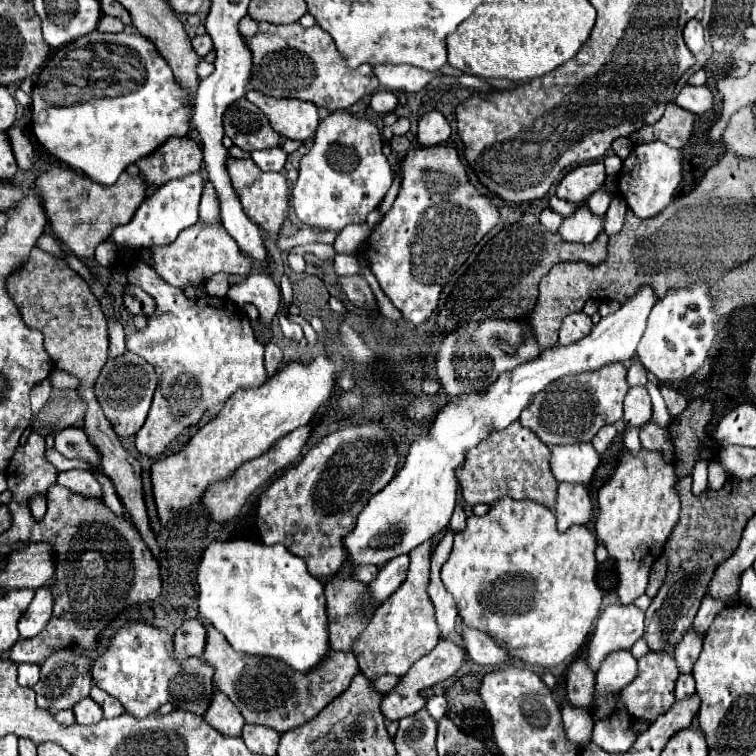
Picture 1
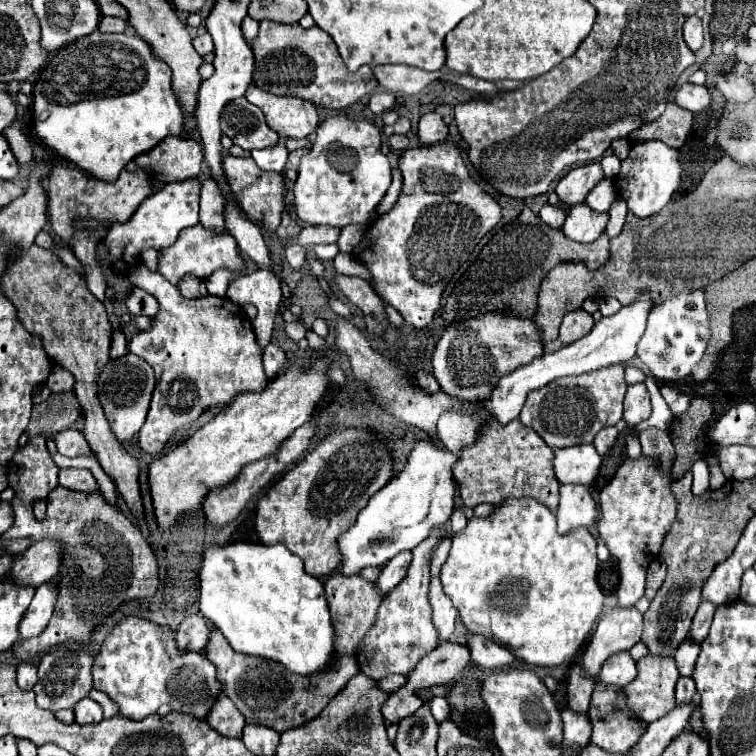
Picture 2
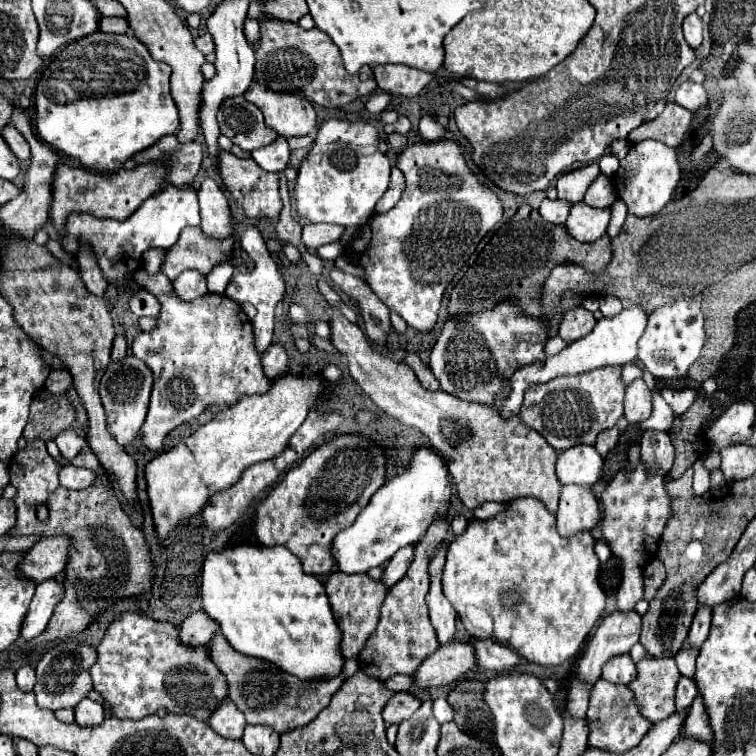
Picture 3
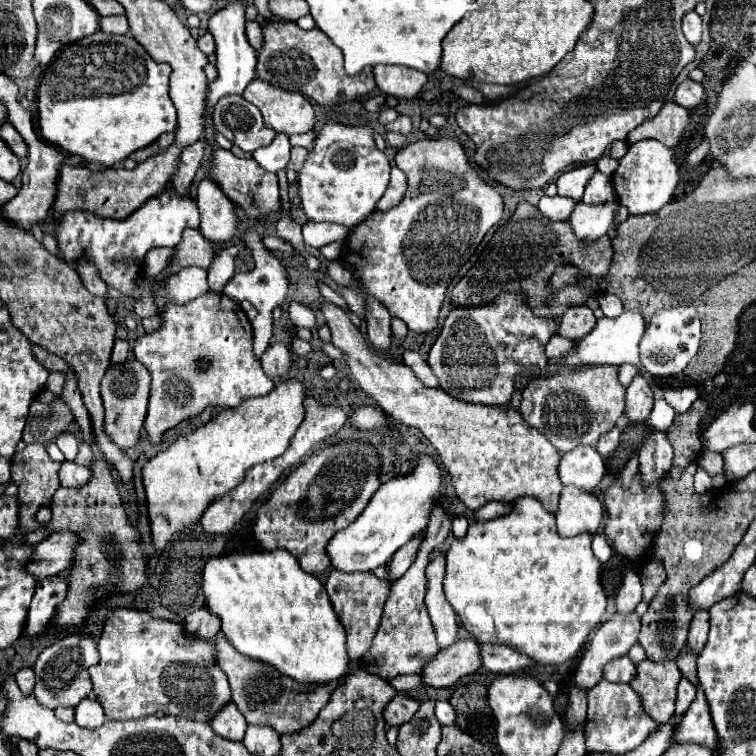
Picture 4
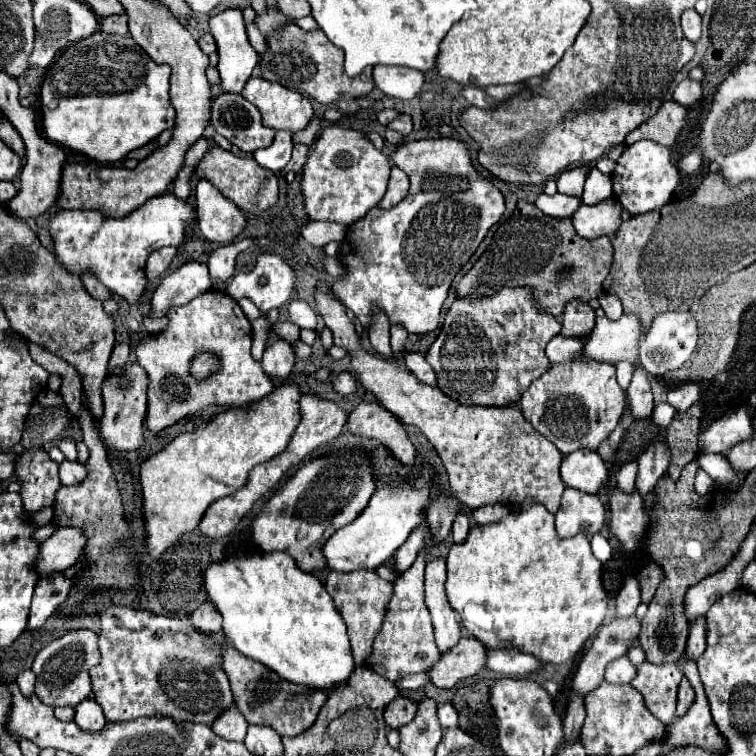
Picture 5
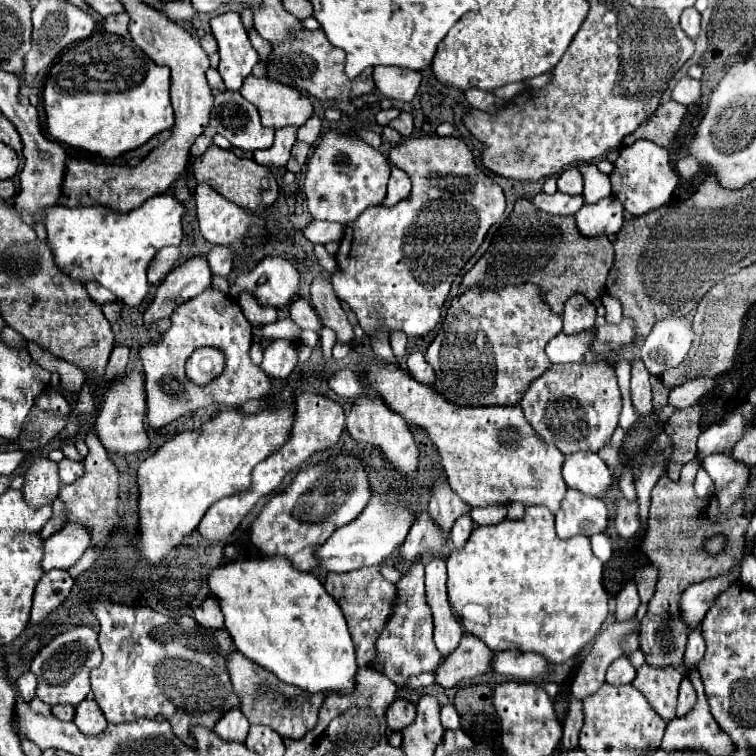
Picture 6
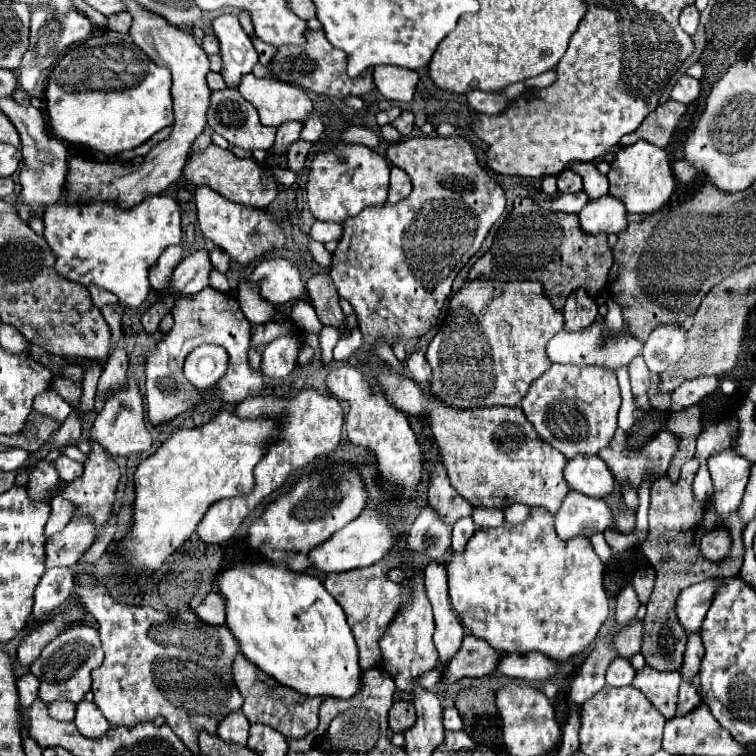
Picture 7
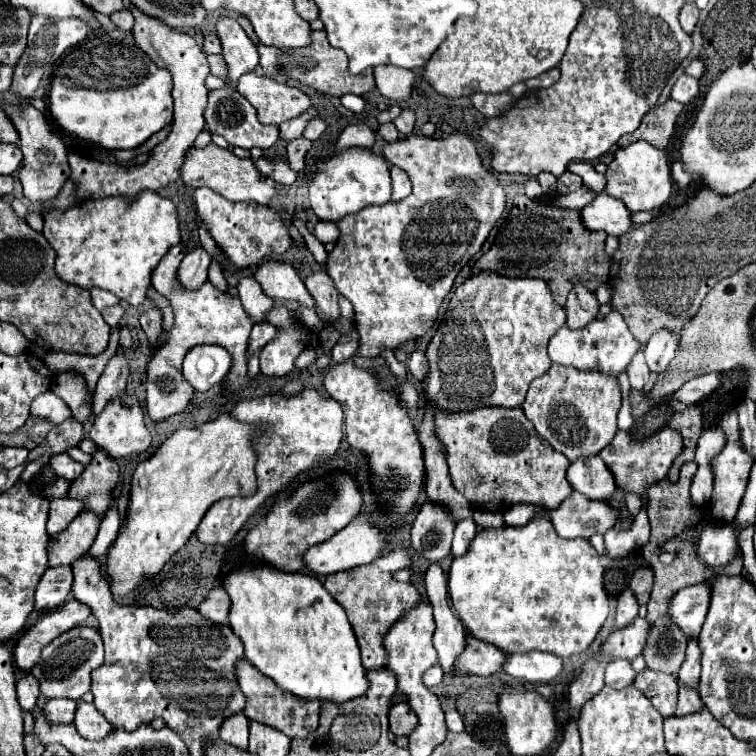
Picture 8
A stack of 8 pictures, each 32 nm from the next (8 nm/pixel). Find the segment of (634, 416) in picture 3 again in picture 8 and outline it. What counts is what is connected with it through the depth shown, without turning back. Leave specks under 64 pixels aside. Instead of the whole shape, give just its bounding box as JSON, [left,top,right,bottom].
[626,350,650,390]

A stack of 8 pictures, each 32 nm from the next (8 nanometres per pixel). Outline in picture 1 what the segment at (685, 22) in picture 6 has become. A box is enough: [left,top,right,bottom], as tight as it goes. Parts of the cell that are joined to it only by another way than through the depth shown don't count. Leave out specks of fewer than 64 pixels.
[684,18,704,54]

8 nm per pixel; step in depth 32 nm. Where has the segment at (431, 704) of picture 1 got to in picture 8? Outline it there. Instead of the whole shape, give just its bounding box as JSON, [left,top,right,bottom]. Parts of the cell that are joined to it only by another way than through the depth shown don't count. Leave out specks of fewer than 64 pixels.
[446,710,464,732]

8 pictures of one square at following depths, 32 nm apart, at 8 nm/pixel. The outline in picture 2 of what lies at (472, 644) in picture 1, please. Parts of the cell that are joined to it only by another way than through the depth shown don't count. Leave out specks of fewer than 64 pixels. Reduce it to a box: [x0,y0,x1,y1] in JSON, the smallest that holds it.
[466,634,516,670]

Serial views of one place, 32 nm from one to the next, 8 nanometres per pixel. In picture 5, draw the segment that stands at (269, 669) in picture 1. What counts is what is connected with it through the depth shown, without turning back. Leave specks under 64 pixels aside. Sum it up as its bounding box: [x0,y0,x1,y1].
[224,644,328,736]

